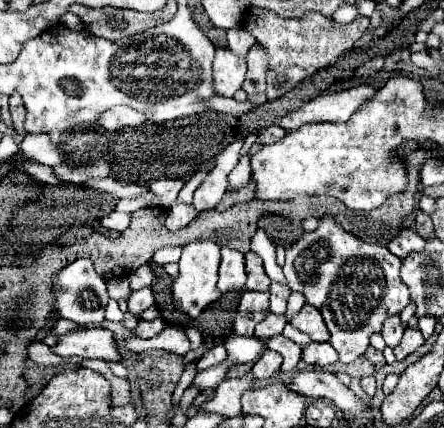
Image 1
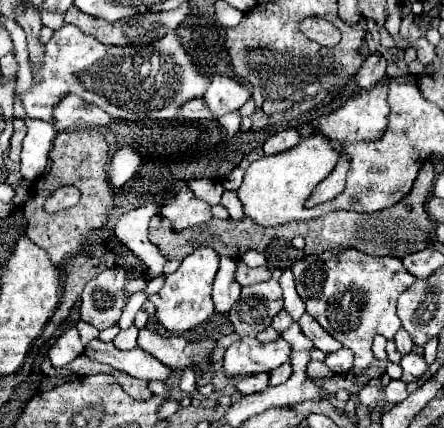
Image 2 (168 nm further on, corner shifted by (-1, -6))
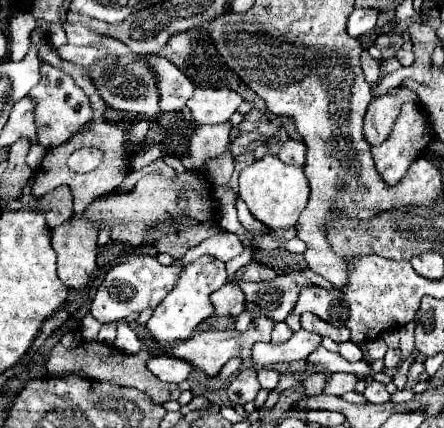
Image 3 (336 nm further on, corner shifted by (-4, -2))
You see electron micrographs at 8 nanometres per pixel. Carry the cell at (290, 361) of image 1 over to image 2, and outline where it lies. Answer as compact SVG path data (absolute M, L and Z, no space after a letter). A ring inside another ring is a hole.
M288 362L288 364L282 364L282 366L280 366L280 368L276 368L276 370L272 370L272 372L270 372L270 386L284 384L284 382L288 380L290 372L292 372L292 366L290 366L290 362Z

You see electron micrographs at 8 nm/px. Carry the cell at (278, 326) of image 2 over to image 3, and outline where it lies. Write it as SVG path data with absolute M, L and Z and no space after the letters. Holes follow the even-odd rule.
M275 322L275 328L273 328L273 342L285 342L287 338L291 338L293 330L285 324L285 322Z

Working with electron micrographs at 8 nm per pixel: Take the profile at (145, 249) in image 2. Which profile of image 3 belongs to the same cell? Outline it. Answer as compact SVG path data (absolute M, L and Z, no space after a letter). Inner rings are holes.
M133 256L125 262L115 264L107 270L105 280L97 288L97 294L91 302L91 316L99 322L117 322L127 318L133 312L141 312L147 306L157 306L159 300L165 298L165 294L171 290L179 274L179 266L161 266L157 262L157 256Z

